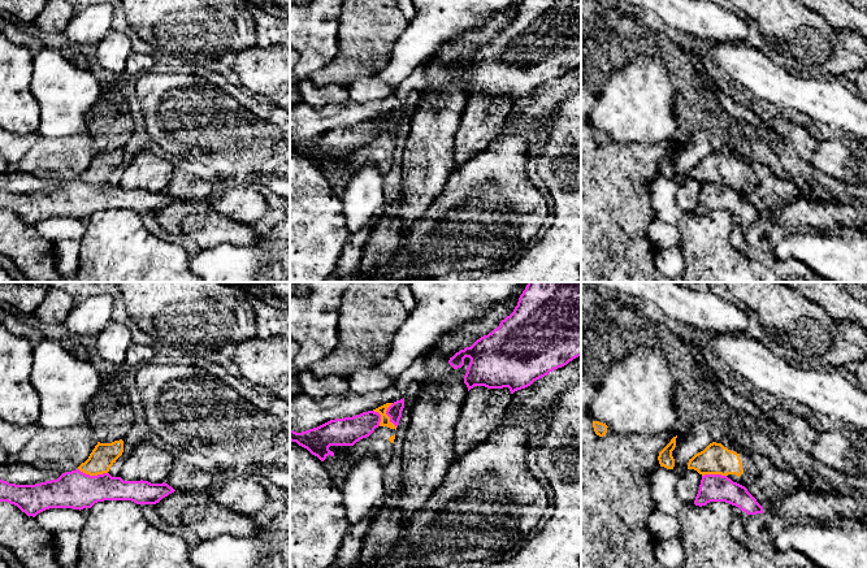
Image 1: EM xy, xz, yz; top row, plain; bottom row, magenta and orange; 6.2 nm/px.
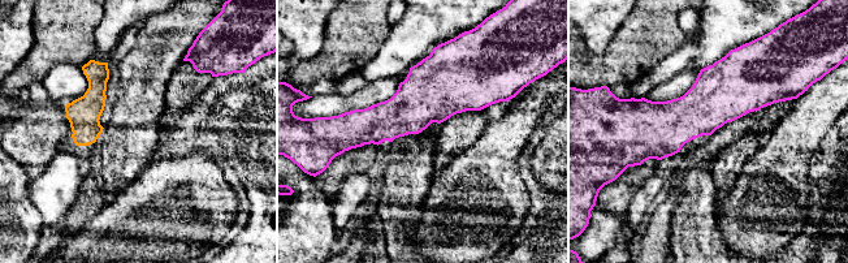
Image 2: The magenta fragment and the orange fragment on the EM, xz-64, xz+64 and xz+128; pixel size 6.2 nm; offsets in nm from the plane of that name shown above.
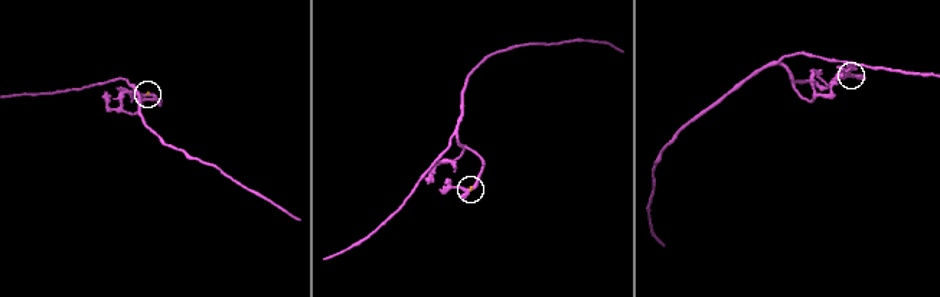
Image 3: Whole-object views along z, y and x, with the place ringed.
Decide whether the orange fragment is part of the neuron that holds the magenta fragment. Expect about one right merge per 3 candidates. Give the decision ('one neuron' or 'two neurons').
two neurons

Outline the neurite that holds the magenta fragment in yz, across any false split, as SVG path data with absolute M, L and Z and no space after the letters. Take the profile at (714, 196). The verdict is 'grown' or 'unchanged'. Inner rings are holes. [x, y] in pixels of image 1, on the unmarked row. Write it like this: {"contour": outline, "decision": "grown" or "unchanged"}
{"contour": "M721 183L702 185L694 213L702 216L710 211L729 212L747 224L763 222L763 216L745 195Z", "decision": "unchanged"}

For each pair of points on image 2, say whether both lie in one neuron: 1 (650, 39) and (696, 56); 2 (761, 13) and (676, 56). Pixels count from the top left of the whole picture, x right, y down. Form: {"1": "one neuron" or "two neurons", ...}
{"1": "two neurons", "2": "one neuron"}

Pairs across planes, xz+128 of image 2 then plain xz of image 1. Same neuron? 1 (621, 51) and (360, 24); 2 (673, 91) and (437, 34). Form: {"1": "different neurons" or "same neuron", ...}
{"1": "same neuron", "2": "different neurons"}

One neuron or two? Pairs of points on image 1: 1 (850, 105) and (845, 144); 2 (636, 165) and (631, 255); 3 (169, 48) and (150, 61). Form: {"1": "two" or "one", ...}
{"1": "two", "2": "one", "3": "two"}

